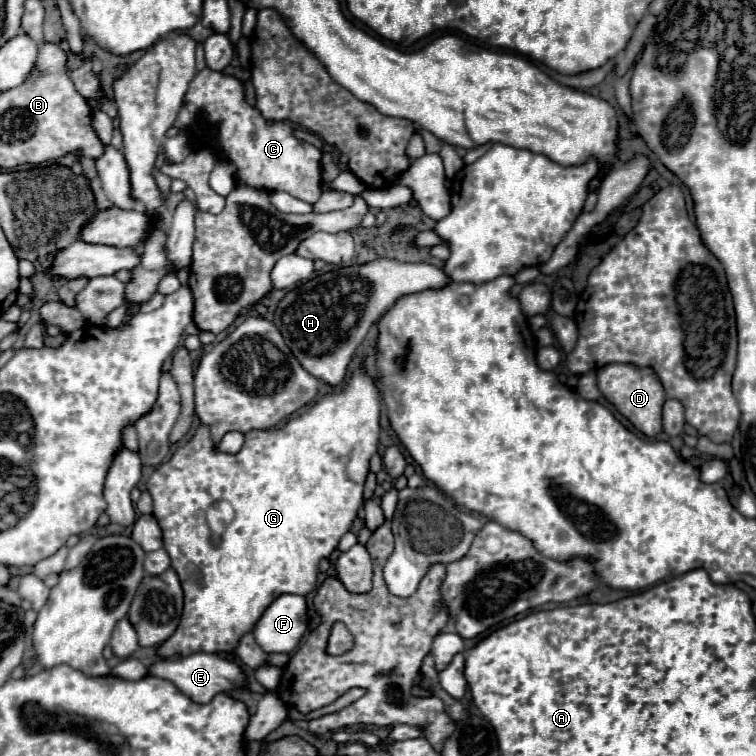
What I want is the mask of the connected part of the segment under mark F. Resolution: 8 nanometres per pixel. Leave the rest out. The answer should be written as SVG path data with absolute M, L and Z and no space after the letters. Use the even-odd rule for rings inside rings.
M296 594L278 596L254 628L258 646L270 654L294 652L308 630L306 598Z

